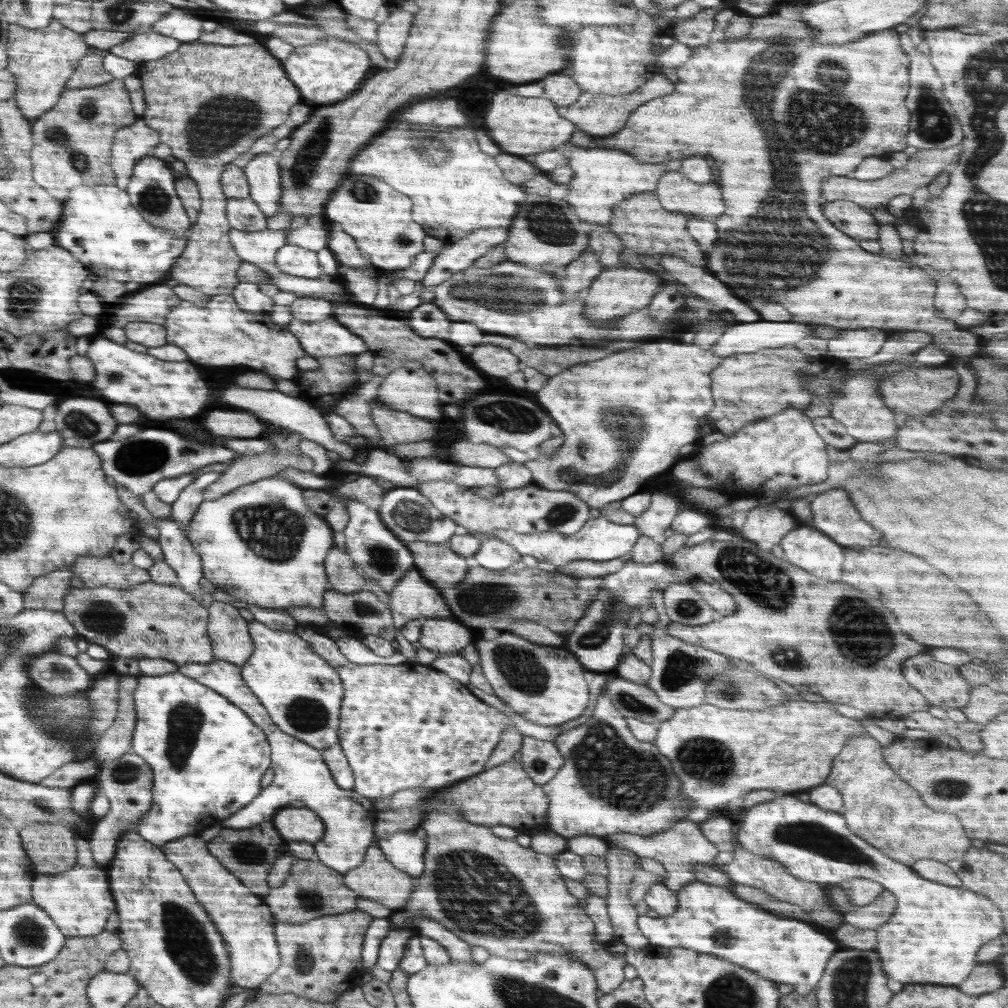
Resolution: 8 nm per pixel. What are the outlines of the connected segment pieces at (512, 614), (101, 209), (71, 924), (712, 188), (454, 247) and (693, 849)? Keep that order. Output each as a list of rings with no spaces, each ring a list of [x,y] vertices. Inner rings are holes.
[[[521,560],[504,570],[469,567],[466,576],[458,584],[446,586],[440,590],[440,593],[451,610],[452,617],[477,634],[482,633],[482,630],[490,632],[493,628],[505,632],[511,624],[521,620],[541,624],[557,633],[573,630],[586,607],[590,606],[590,598],[592,598],[589,592],[578,588],[576,578],[570,578],[567,574],[558,574],[546,566],[527,567]]]
[[[115,182],[106,184],[106,186],[99,184],[94,188],[76,186],[73,190],[74,194],[70,192],[70,196],[64,200],[62,226],[56,232],[56,244],[66,250],[74,250],[74,254],[78,254],[78,258],[82,258],[86,266],[90,266],[92,274],[114,278],[120,282],[154,282],[154,280],[160,280],[172,268],[172,264],[188,247],[188,230],[182,236],[173,236],[171,232],[146,222],[137,207],[132,205],[128,193],[120,190]]]
[[[100,865],[74,866],[74,870],[54,875],[39,875],[33,882],[33,902],[60,927],[66,938],[97,936],[104,930],[108,916],[116,910],[106,869]]]
[[[680,170],[666,171],[664,176],[658,180],[658,186],[656,186],[656,196],[660,200],[660,204],[664,206],[666,210],[670,212],[679,212],[686,214],[686,218],[694,216],[694,218],[704,218],[704,220],[712,220],[716,216],[720,216],[724,212],[724,202],[722,202],[722,190],[718,184],[714,182],[708,182],[708,184],[696,184],[692,180],[688,180],[686,176],[680,174]]]
[[[490,228],[490,230],[474,230],[464,240],[458,240],[450,246],[446,246],[434,260],[432,268],[426,272],[426,276],[420,280],[422,290],[430,290],[444,280],[448,280],[454,272],[464,270],[474,264],[488,248],[502,244],[508,238],[508,228]]]
[[[680,820],[668,832],[662,832],[656,836],[644,838],[644,836],[636,836],[636,834],[612,834],[612,836],[606,837],[606,841],[610,843],[610,847],[628,849],[639,857],[662,862],[665,869],[665,880],[662,883],[675,893],[689,882],[694,881],[692,870],[713,866],[713,862],[720,852],[713,843],[710,843],[710,840],[701,834],[700,826],[691,820]]]

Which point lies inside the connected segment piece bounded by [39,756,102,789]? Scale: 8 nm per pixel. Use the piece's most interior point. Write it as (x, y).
(68, 776)

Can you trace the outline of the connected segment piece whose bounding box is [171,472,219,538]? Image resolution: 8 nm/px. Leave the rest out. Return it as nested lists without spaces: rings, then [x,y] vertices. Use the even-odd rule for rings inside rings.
[[[206,472],[206,474],[196,476],[192,484],[181,490],[177,499],[171,504],[171,516],[178,523],[180,530],[185,534],[186,538],[187,524],[191,523],[198,505],[203,501],[204,489],[210,486],[218,477],[218,472]]]

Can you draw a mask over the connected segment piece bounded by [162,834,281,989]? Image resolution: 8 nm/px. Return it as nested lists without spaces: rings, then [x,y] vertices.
[[[200,834],[178,838],[162,847],[166,860],[180,872],[198,902],[210,914],[231,960],[234,986],[257,989],[278,968],[281,958],[275,940],[275,918],[264,897],[252,894],[217,858],[210,854]]]

